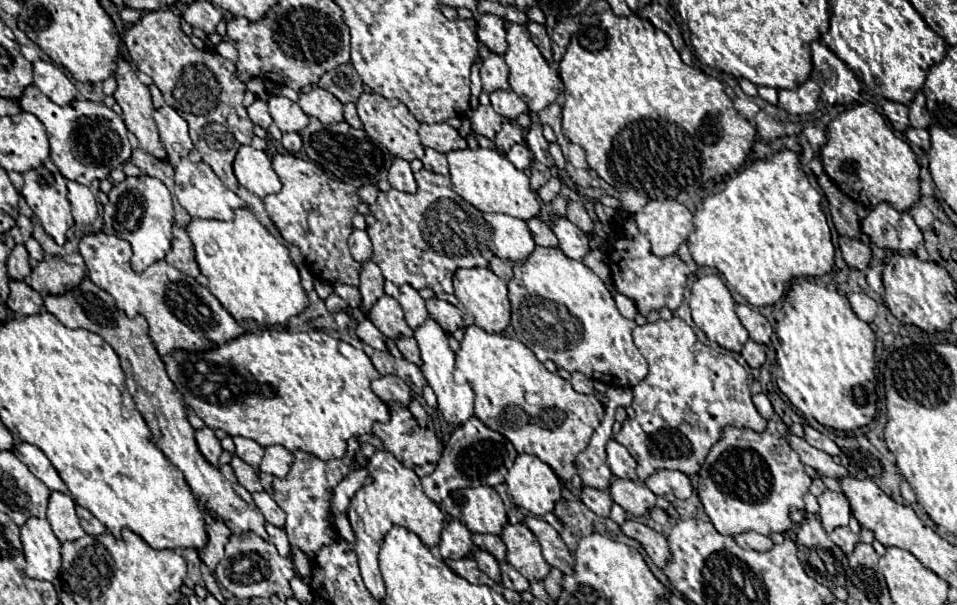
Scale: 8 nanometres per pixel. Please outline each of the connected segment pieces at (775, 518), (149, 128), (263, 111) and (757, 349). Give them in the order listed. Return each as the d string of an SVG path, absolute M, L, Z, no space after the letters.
M769 422L767 430L761 434L747 428L727 428L723 438L711 448L699 476L703 508L715 530L729 536L749 530L765 536L791 530L789 514L805 508L803 496L809 492L811 484L797 452L791 450L775 422Z
M117 60L117 90L115 90L115 100L123 110L123 120L127 130L131 130L139 144L141 150L151 154L157 160L167 160L165 146L161 144L157 124L153 124L153 102L149 88L139 82L137 72L125 62Z
M255 100L249 108L247 108L247 112L249 112L249 118L251 118L251 122L253 124L257 124L257 126L261 126L261 128L269 128L271 126L271 122L273 122L273 118L269 116L269 110L267 110L267 104L265 102L261 102L261 100Z
M747 340L747 344L741 350L741 356L751 368L761 368L761 364L765 362L765 348L753 340Z

